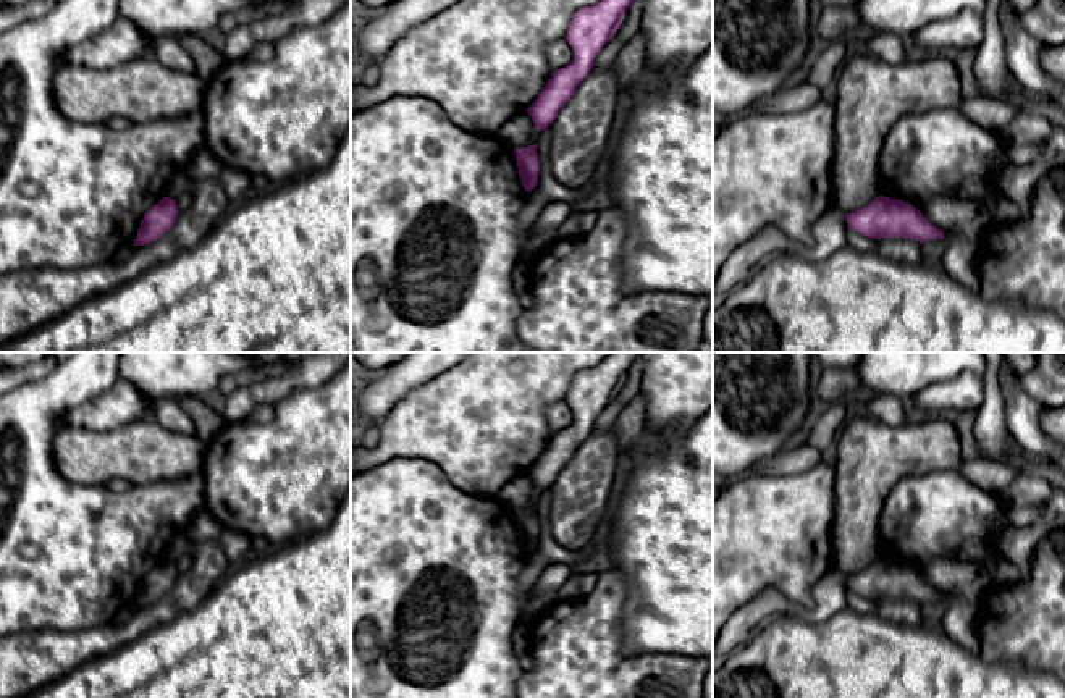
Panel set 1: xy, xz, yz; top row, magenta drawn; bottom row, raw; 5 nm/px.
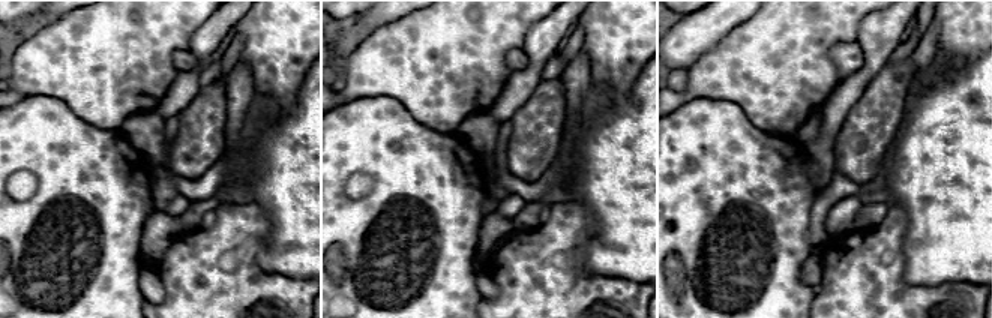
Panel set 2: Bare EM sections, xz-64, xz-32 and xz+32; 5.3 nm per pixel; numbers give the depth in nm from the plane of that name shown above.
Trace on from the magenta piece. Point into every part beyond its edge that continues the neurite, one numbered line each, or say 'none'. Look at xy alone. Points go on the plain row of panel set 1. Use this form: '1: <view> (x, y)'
none

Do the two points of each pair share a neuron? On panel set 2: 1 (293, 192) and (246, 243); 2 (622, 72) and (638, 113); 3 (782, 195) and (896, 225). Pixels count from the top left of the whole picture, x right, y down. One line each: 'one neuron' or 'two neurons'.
1: two neurons
2: two neurons
3: two neurons

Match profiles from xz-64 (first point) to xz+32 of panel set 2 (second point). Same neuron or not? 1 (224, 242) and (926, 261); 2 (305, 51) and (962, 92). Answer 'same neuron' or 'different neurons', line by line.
1: different neurons
2: different neurons

